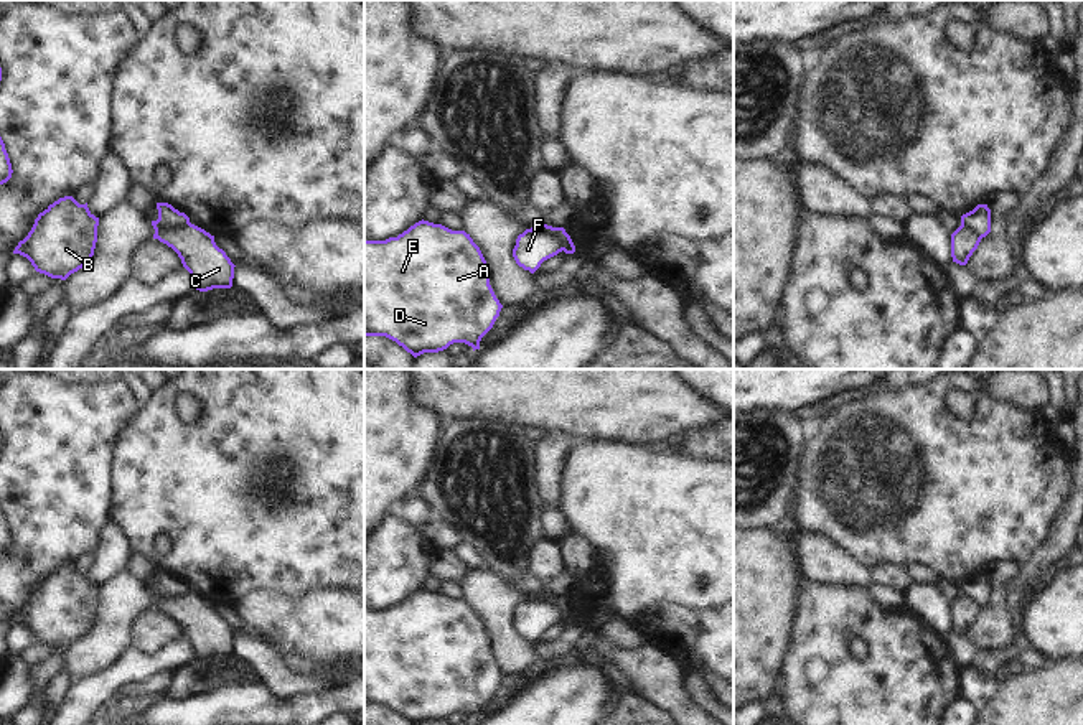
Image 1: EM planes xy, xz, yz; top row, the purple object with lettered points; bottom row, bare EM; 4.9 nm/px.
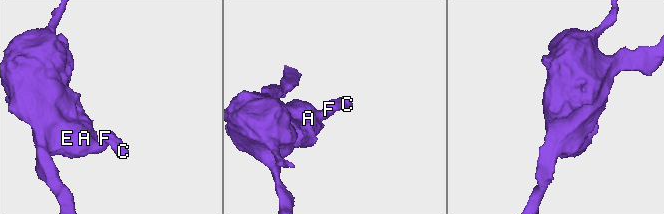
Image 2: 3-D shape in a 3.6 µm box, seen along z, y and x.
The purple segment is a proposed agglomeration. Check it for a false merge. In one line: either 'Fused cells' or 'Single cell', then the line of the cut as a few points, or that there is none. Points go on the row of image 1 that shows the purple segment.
Fused cells. Split along xz (526, 229), (549, 229), (564, 249).

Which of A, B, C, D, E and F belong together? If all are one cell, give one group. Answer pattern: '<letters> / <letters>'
A B D E F / C

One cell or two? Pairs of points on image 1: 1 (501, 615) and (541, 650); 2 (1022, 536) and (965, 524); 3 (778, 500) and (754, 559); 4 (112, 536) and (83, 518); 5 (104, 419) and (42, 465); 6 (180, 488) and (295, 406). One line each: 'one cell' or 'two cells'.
1: two cells
2: one cell
3: two cells
4: two cells
5: one cell
6: one cell

